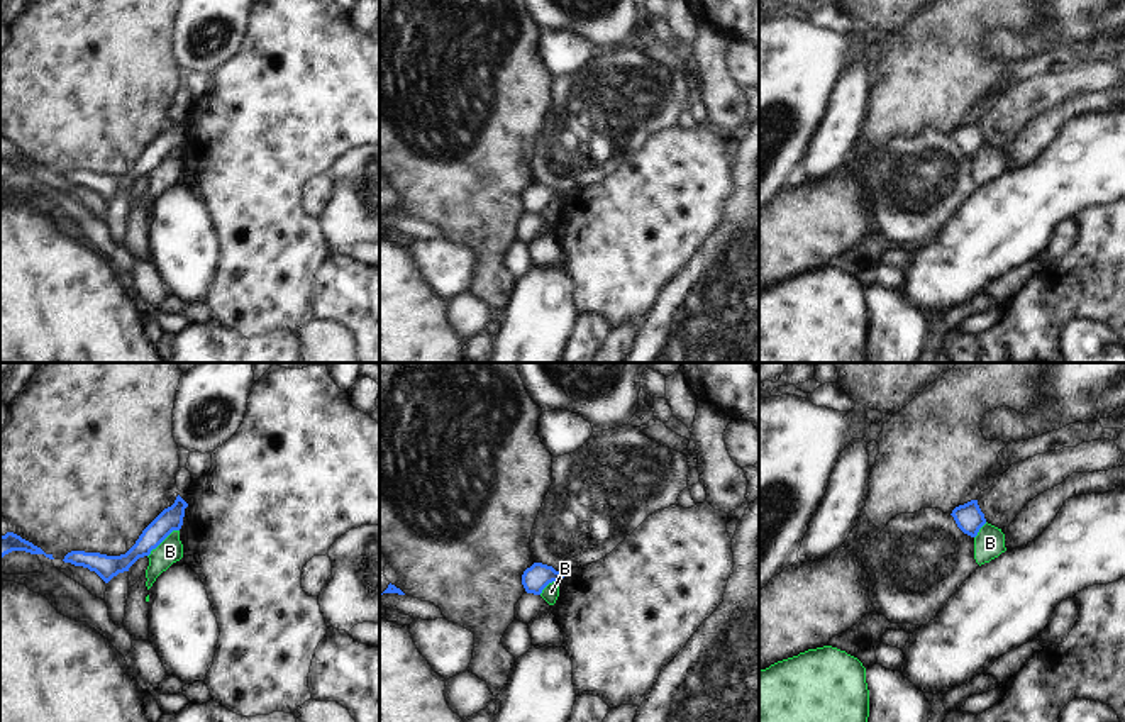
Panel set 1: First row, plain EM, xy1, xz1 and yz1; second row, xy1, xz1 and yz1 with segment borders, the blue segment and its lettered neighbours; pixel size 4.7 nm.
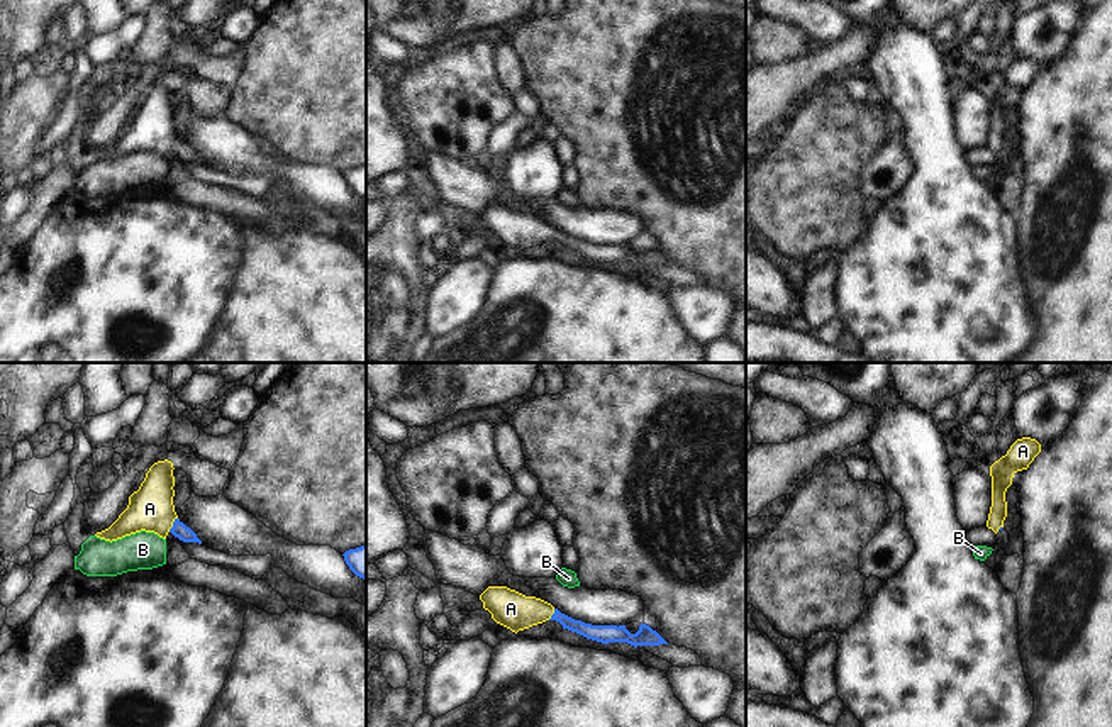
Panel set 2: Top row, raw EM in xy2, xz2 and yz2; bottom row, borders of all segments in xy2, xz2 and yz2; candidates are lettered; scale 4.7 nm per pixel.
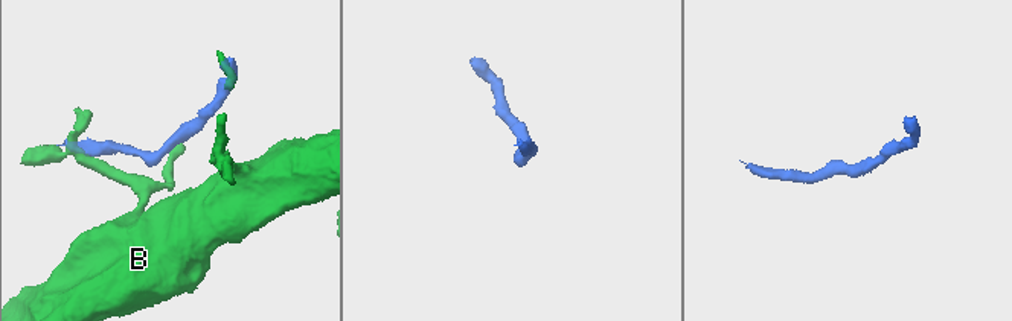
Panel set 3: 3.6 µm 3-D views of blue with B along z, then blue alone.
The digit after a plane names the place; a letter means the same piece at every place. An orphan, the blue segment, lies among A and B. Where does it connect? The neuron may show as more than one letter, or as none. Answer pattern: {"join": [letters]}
{"join": ["A"]}

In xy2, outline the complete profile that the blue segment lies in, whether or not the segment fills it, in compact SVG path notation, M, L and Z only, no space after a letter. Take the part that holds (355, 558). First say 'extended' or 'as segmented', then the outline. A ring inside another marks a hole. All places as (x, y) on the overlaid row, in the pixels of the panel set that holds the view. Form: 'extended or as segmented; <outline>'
as segmented; M366 546L349 549L342 556L344 556L344 561L349 566L349 569L356 576L366 580Z

